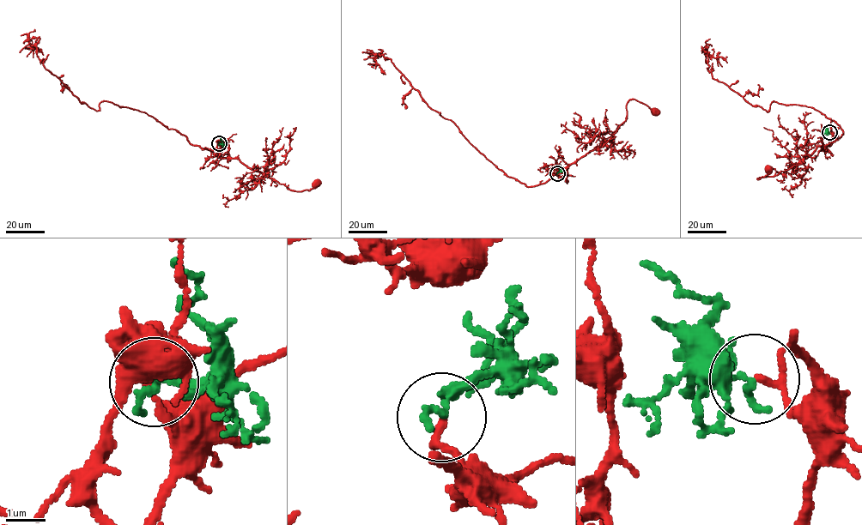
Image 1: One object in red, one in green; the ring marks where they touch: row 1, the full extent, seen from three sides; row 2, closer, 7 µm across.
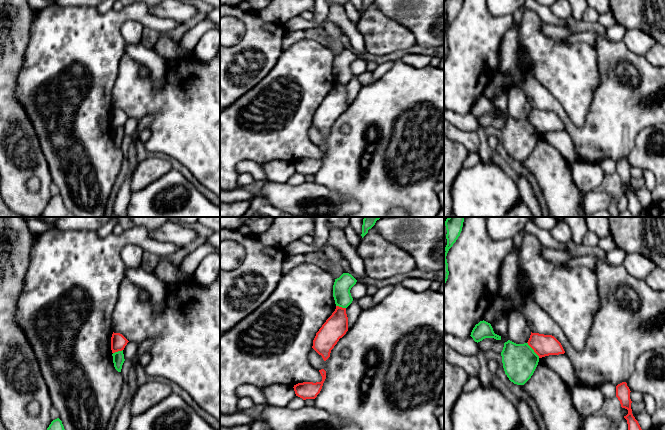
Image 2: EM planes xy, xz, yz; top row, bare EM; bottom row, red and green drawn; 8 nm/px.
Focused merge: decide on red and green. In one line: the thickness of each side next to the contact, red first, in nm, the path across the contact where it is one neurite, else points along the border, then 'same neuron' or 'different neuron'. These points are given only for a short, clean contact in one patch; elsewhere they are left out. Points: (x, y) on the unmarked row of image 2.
180/280 nm | along yz (527, 118), (539, 133) | different neuron

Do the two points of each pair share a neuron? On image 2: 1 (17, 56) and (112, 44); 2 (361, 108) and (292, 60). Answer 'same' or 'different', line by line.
1: different
2: different

